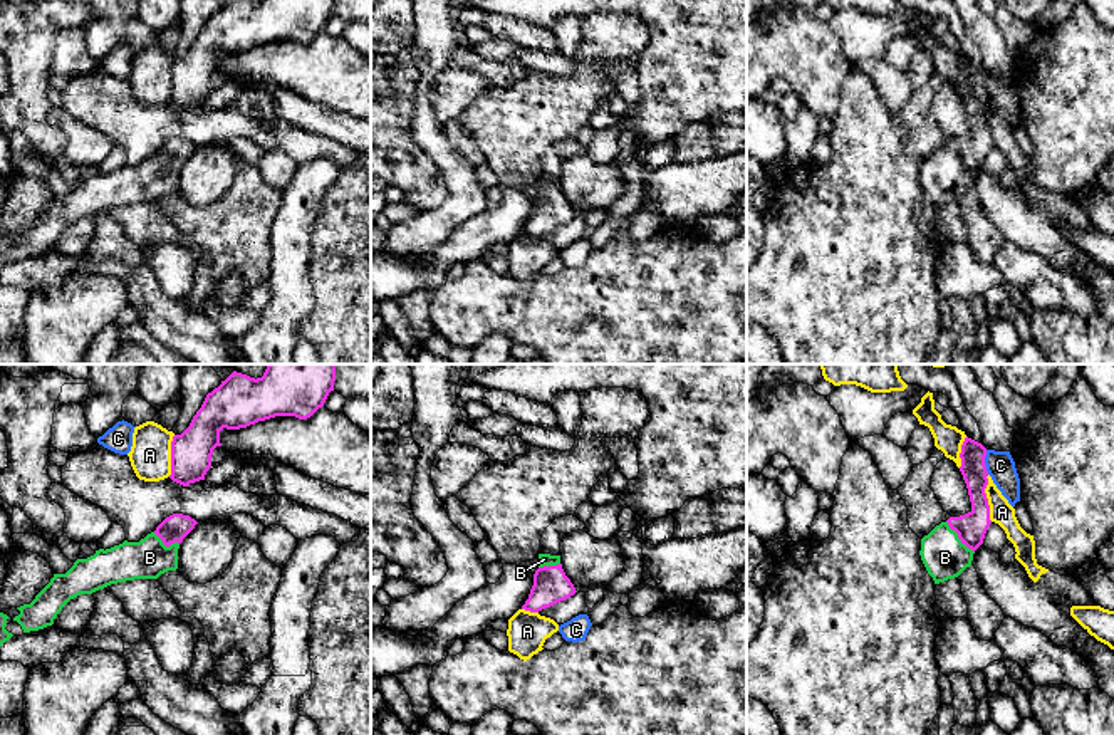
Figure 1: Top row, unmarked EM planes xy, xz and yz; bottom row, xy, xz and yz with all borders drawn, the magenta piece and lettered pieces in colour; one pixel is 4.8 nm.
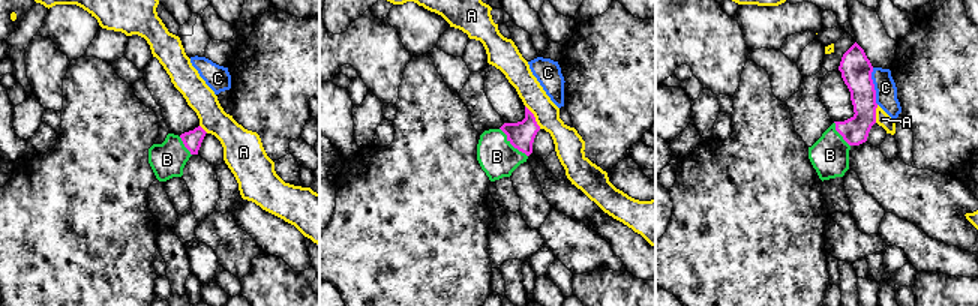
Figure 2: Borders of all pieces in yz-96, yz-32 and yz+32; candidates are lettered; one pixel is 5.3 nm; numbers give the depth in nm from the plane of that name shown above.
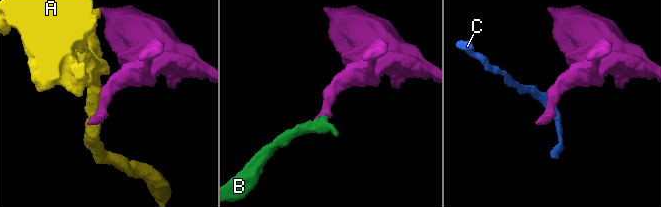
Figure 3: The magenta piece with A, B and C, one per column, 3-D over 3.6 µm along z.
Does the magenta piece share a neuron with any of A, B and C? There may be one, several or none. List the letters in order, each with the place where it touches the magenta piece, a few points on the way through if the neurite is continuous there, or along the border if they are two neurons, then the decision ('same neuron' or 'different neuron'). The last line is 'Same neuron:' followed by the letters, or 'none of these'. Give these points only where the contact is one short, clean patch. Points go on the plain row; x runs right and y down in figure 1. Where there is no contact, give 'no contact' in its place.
A: yz (987, 123) | along yz (987, 99), (985, 121), (992, 145) | different neuron
B: yz (958, 161) | across yz (970, 151), (958, 161), (948, 172), (945, 182) | same neuron
C: yz (983, 86) | along yz (985, 74), (985, 94), (989, 98) | different neuron
Same neuron: B

